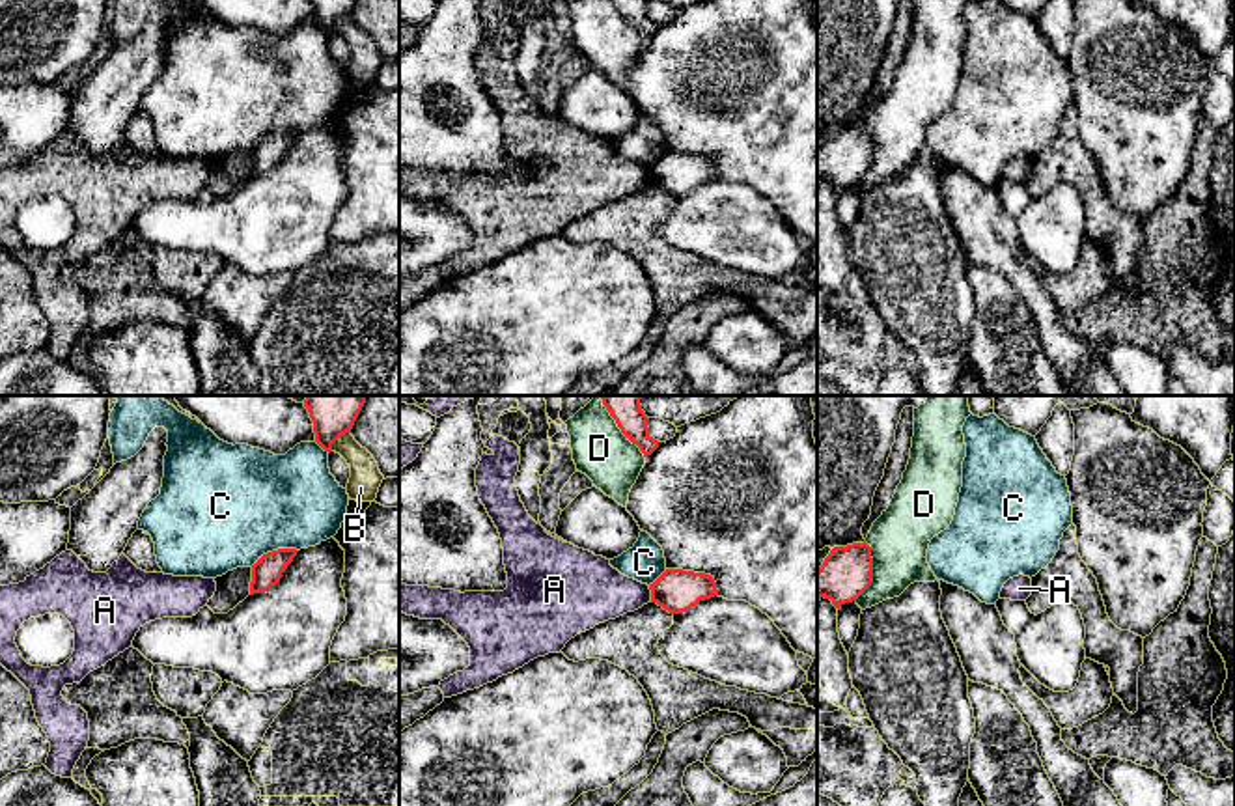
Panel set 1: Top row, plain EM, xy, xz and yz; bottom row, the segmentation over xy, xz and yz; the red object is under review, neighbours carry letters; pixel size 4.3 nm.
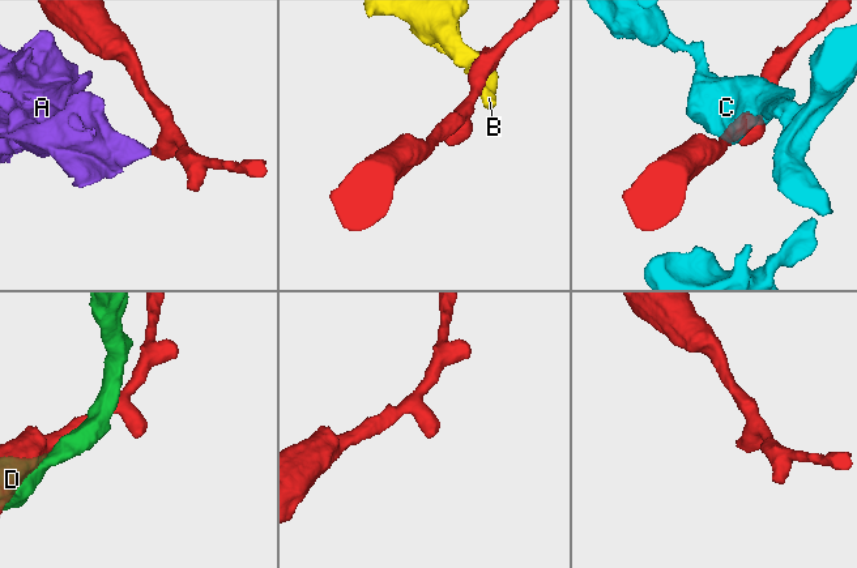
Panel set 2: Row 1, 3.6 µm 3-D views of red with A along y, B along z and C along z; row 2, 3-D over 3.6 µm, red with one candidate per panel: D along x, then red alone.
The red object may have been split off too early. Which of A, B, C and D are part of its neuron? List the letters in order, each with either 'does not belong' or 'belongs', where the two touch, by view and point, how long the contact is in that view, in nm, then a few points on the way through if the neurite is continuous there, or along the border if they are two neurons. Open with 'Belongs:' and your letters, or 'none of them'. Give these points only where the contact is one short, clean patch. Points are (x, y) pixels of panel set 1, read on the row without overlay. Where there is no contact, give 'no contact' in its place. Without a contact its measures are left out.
Belongs: none of them
A: does not belong; contact xz (652, 176); length 70 nm; border xz (648, 168), (652, 181)
B: does not belong; contact xy (338, 19); length 120 nm
C: does not belong; contact xy (273, 133); length 220 nm
D: does not belong; contact yz (872, 153); length 260 nm

